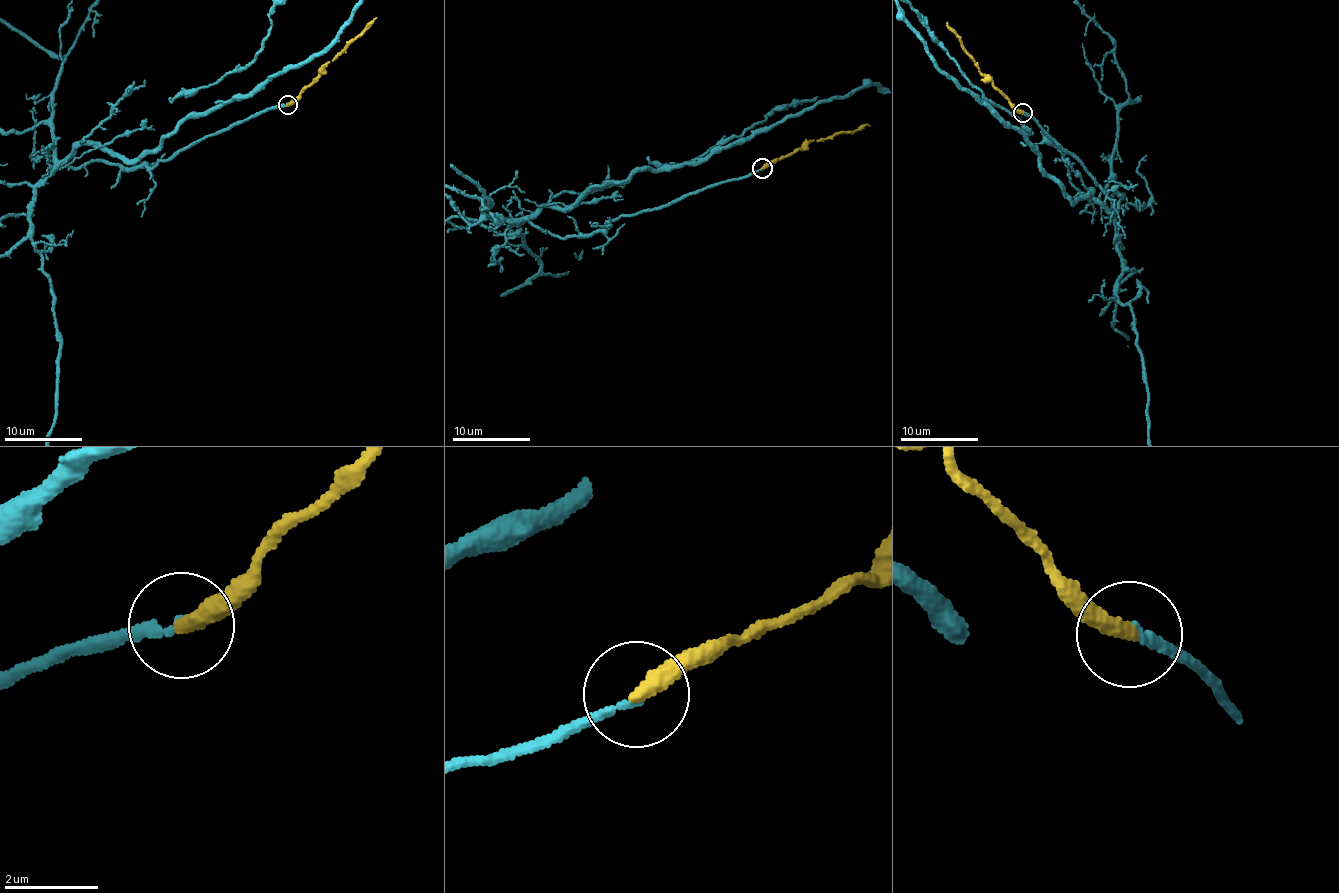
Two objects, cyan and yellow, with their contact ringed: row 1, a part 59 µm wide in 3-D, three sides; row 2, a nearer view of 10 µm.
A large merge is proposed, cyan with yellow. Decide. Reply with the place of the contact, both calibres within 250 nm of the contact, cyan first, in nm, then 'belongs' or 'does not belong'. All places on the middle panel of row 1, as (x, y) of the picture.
place (762, 168); calibres 160 and 360 nm; belongs

